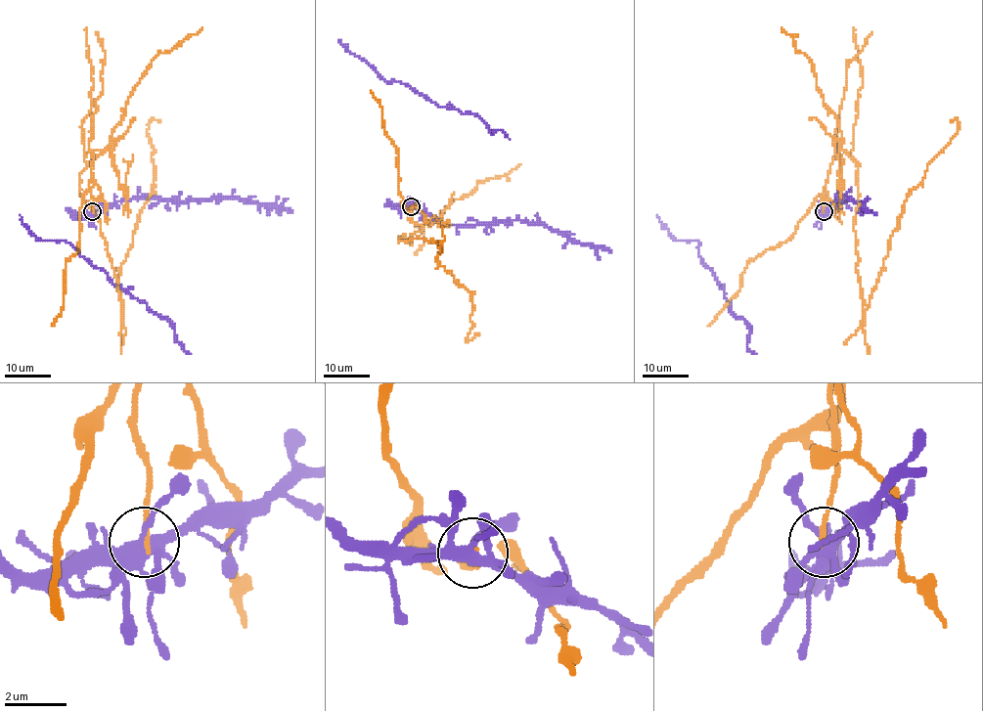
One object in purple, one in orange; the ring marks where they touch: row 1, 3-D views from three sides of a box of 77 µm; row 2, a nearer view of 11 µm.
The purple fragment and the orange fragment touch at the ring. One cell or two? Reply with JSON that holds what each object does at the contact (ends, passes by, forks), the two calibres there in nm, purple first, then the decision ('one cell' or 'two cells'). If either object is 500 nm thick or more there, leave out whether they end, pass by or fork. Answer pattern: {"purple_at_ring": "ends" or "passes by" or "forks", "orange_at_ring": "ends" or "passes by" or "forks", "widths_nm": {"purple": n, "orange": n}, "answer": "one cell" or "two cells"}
{"purple_at_ring": "forks", "orange_at_ring": "ends", "widths_nm": {"purple": 400, "orange": 170}, "answer": "two cells"}

